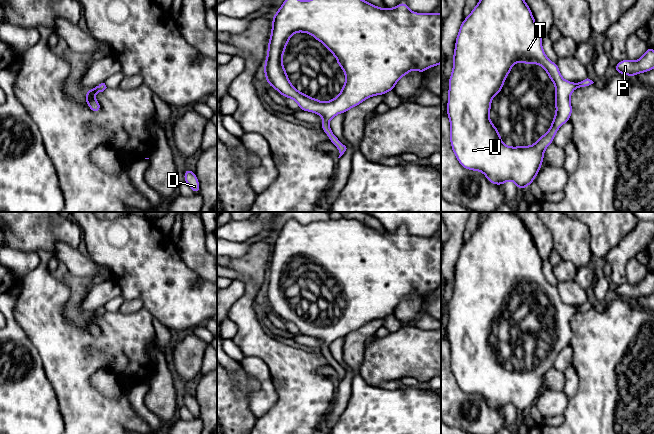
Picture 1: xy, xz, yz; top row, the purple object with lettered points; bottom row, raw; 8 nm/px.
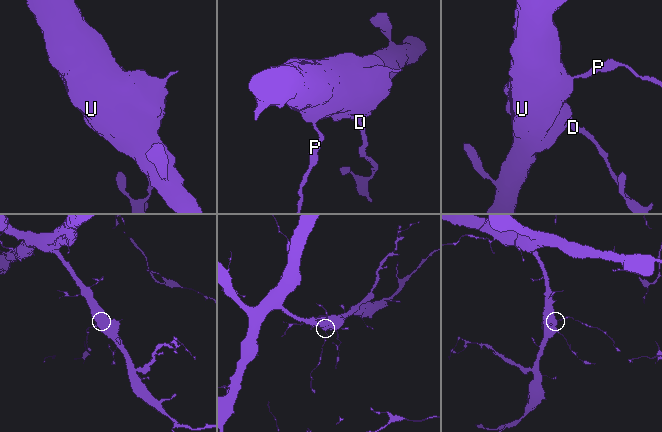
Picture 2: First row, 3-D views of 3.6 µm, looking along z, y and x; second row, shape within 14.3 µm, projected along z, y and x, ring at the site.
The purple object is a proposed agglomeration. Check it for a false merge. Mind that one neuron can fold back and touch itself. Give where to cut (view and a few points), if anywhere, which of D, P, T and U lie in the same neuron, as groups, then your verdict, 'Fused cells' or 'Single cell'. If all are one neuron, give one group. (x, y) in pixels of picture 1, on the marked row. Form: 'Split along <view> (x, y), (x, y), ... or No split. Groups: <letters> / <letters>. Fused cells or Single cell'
No split. Groups: D P T U. Single cell

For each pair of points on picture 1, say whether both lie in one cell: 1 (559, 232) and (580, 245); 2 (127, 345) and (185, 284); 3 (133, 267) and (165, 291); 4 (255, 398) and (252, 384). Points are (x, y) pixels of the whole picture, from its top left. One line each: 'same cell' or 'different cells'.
1: same cell
2: different cells
3: same cell
4: different cells

